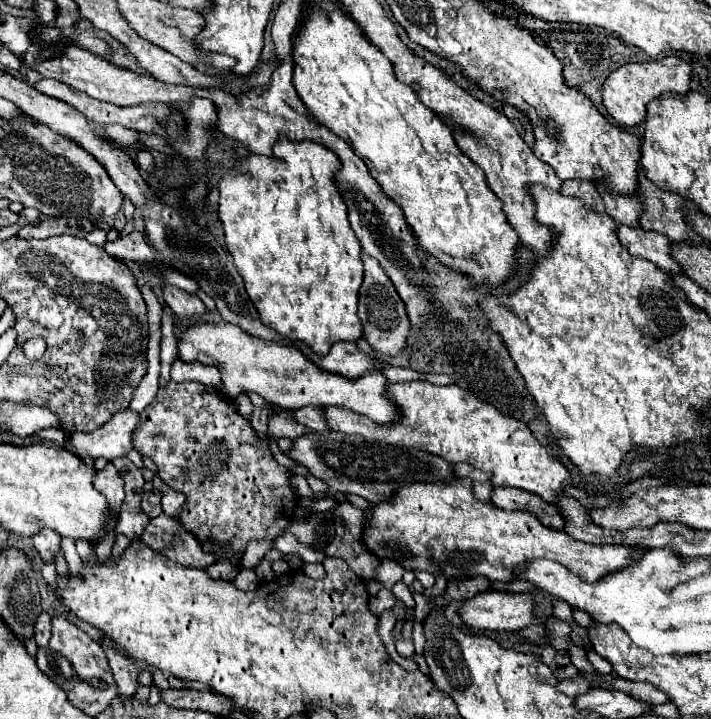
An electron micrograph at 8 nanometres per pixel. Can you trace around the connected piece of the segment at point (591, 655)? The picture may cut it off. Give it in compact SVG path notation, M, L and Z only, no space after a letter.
M590 650L590 652L586 652L586 658L590 660L590 664L600 672L600 674L610 674L612 672L612 666L604 660L604 658L600 658L594 650Z

